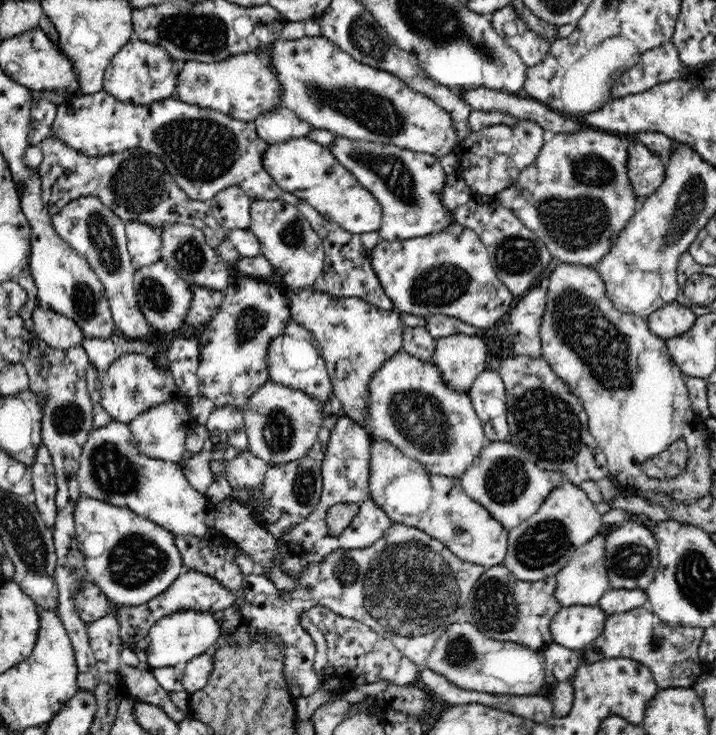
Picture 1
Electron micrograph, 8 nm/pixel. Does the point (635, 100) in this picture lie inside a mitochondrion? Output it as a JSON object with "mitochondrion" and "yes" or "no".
{"mitochondrion":"no"}

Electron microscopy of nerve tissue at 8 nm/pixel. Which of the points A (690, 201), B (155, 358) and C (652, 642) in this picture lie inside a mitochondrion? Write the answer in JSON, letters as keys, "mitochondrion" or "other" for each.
{"A":"mitochondrion","B":"other","C":"mitochondrion"}

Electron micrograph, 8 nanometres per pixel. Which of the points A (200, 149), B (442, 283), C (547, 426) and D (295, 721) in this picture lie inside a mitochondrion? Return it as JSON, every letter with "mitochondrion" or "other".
{"A":"mitochondrion","B":"mitochondrion","C":"mitochondrion","D":"other"}

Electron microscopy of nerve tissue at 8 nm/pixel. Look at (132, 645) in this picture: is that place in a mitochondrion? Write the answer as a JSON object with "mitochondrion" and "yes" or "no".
{"mitochondrion":"no"}

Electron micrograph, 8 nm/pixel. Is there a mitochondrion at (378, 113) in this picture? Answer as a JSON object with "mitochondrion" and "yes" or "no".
{"mitochondrion":"yes"}

